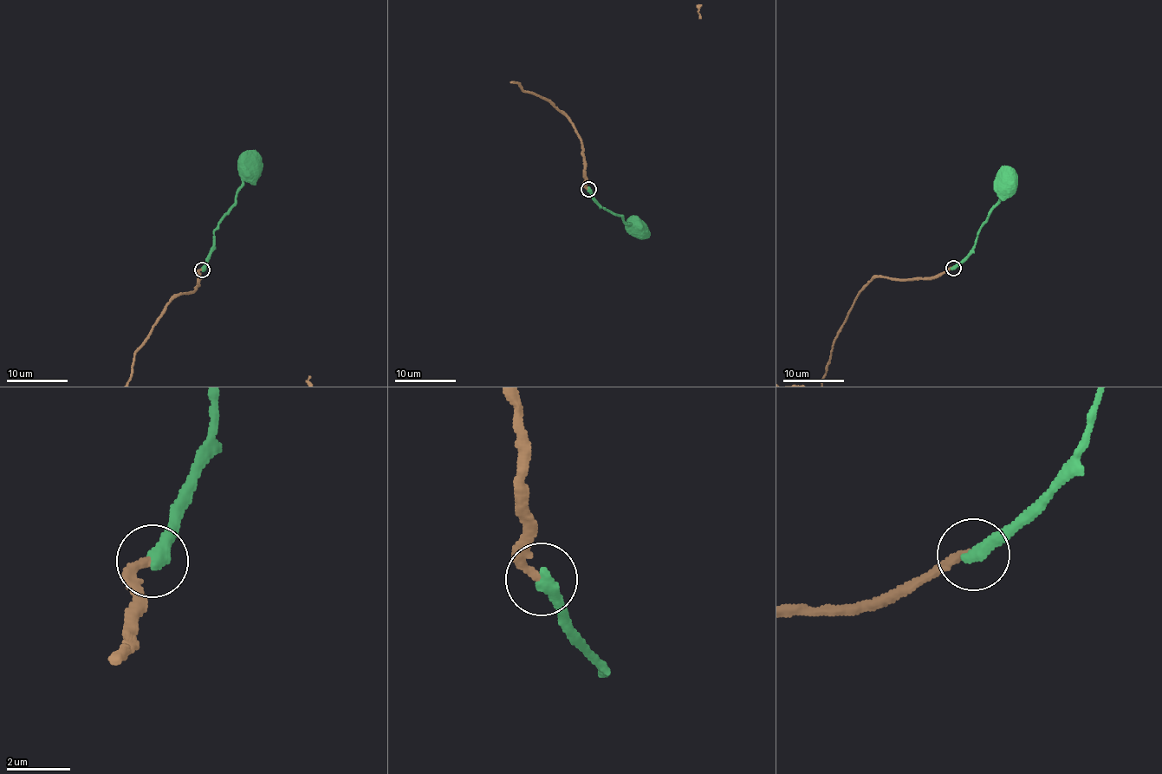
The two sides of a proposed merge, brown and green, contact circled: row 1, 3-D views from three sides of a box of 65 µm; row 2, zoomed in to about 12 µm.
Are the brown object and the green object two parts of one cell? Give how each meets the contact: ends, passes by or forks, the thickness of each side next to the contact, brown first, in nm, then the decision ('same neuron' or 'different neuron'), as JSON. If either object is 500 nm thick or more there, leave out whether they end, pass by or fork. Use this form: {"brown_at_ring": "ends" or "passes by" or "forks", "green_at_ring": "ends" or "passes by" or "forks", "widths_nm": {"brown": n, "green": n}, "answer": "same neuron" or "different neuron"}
{"brown_at_ring": "ends", "green_at_ring": "ends", "widths_nm": {"brown": 260, "green": 460}, "answer": "same neuron"}

